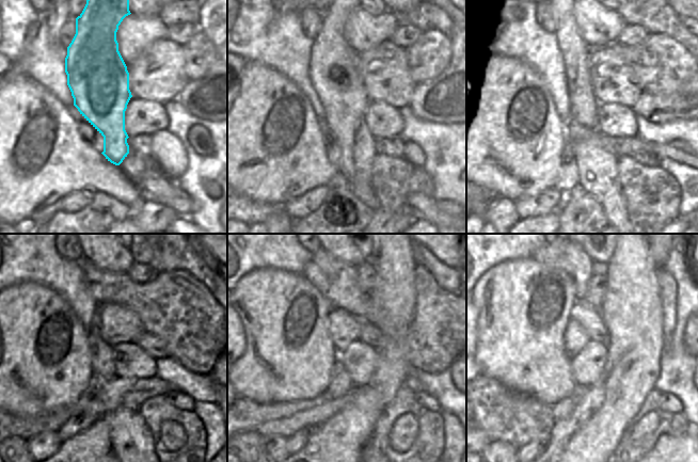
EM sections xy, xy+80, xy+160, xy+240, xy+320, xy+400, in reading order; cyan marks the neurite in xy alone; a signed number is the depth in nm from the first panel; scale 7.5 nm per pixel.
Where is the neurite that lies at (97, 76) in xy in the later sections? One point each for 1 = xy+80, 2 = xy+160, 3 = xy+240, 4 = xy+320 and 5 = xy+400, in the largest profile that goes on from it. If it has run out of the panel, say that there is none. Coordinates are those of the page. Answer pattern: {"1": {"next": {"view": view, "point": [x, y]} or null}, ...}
{"1": {"next": {"view": "xy+80", "point": [334, 66]}}, "2": {"next": {"view": "xy+160", "point": [597, 175]}}, "3": {"next": {"view": "xy+240", "point": [131, 442]}}, "4": {"next": {"view": "xy+320", "point": [369, 450]}}, "5": {"next": null}}

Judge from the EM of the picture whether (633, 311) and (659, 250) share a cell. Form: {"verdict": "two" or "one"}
{"verdict": "two"}

